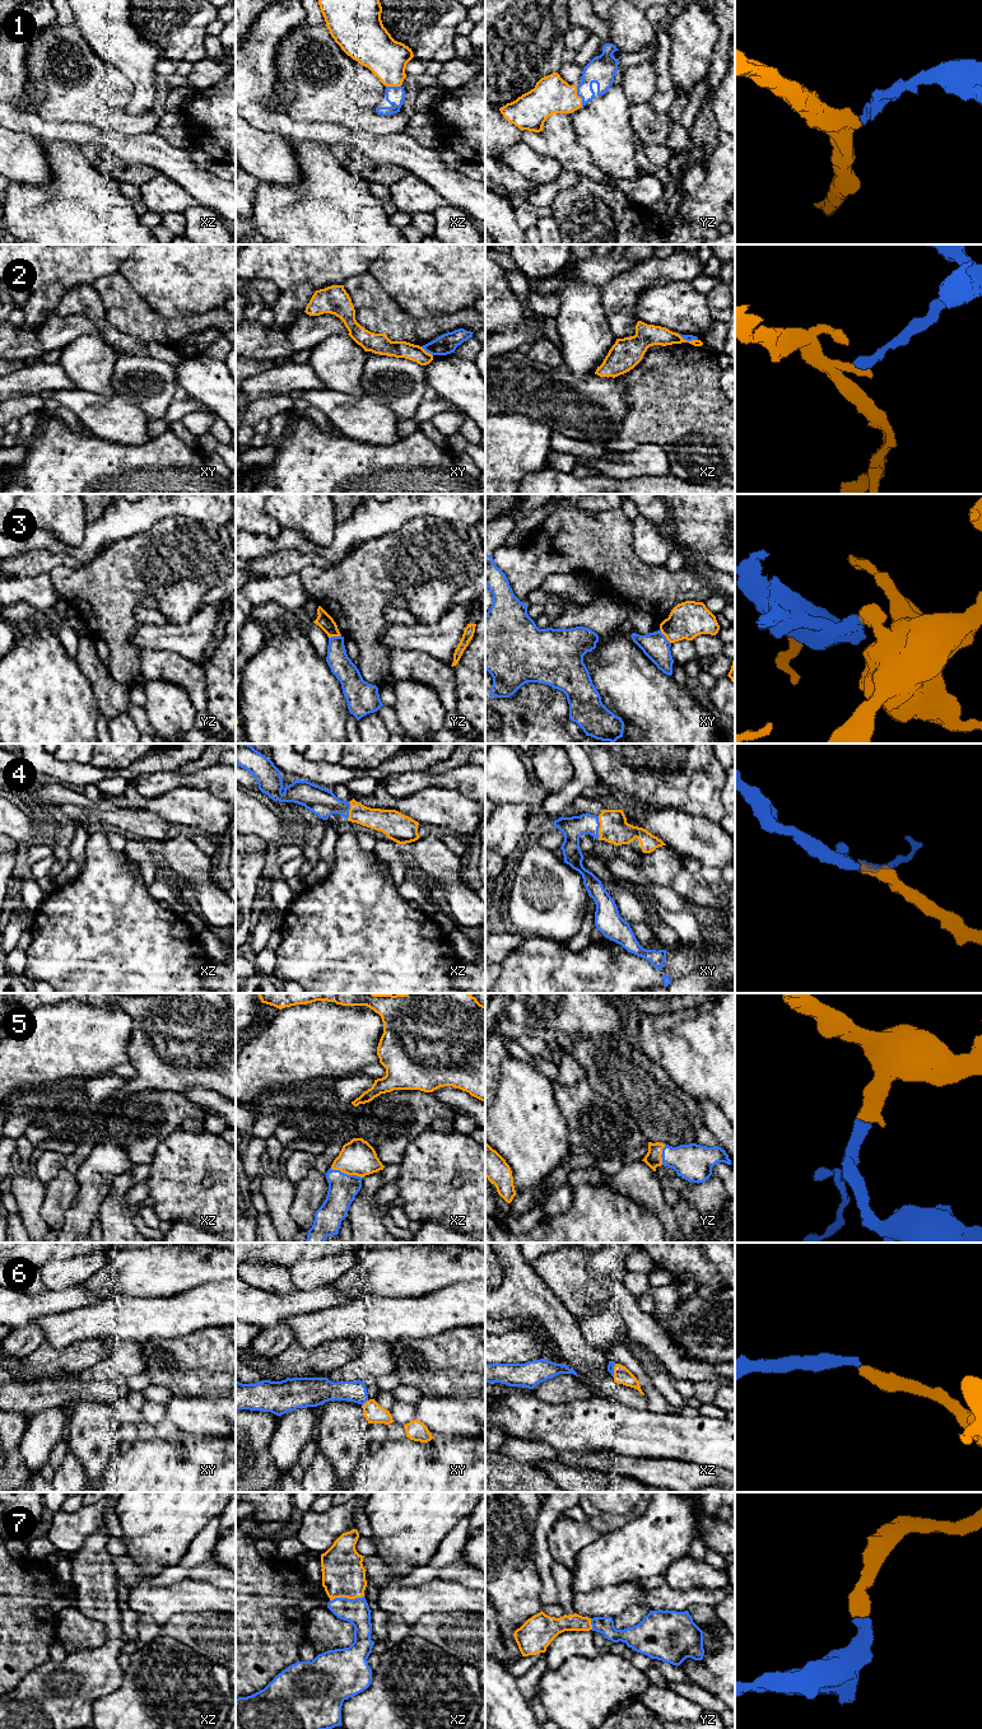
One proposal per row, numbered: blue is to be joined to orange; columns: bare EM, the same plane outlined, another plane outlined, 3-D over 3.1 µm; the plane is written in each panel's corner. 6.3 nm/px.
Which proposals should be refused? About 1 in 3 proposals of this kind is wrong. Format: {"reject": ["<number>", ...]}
{"reject": ["2", "3"]}

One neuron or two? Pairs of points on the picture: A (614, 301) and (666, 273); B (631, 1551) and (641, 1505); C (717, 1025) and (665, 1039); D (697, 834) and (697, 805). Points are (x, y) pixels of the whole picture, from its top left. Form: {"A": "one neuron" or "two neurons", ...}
{"A": "one neuron", "B": "two neurons", "C": "one neuron", "D": "two neurons"}

